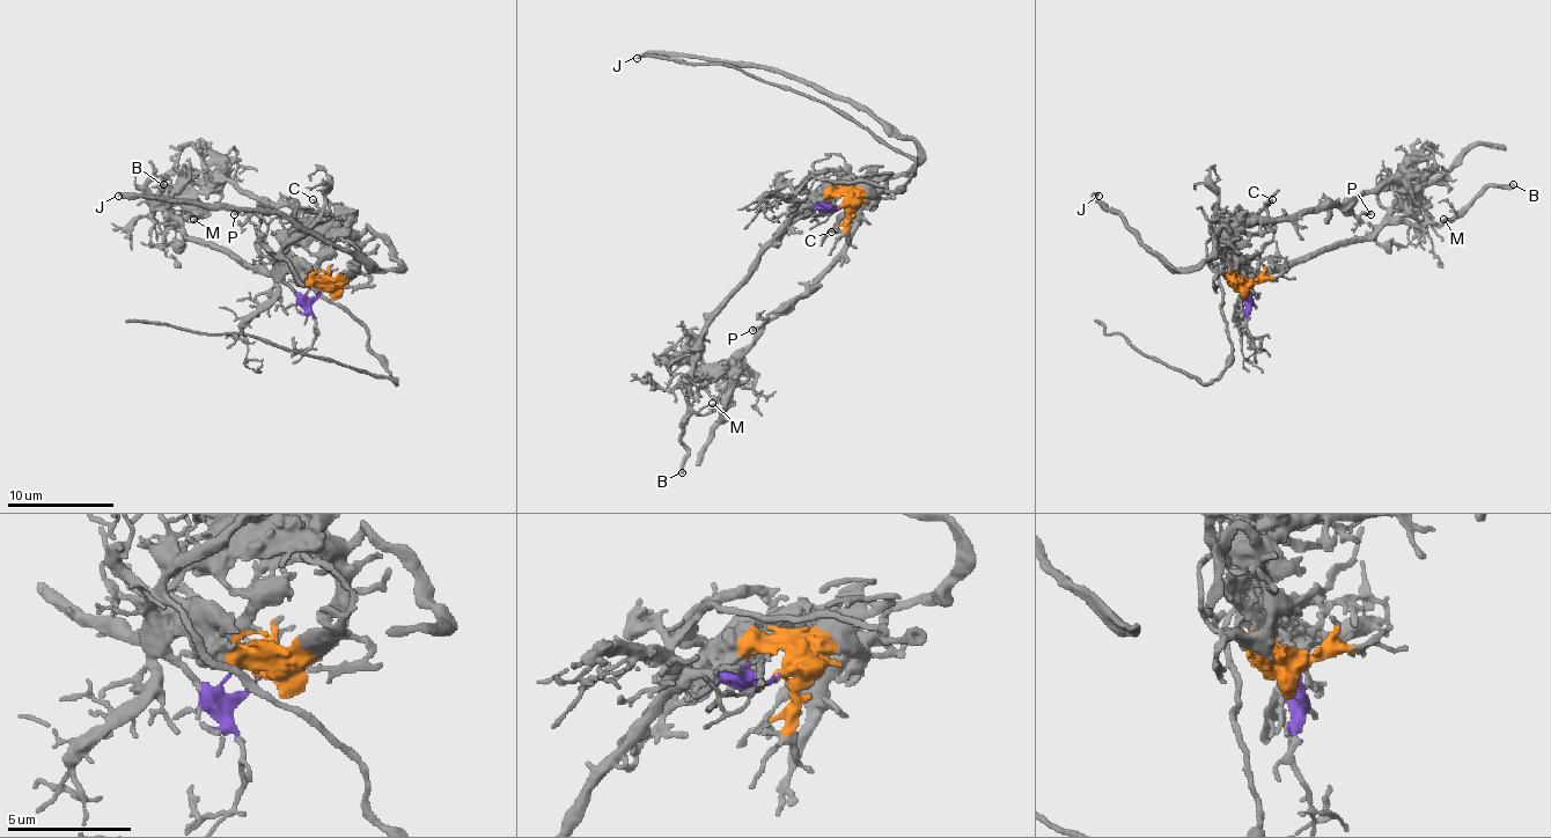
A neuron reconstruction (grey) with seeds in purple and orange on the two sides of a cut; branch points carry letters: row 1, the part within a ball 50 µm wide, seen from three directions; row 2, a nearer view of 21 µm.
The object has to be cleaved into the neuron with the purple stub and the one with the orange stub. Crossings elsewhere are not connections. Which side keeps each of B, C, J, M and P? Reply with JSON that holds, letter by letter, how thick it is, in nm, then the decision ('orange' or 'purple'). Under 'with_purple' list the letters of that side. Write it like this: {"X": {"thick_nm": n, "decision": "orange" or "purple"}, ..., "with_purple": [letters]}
{"B": {"thick_nm": 320, "decision": "purple"}, "C": {"thick_nm": 190, "decision": "orange"}, "J": {"thick_nm": 280, "decision": "orange"}, "M": {"thick_nm": 130, "decision": "purple"}, "P": {"thick_nm": 170, "decision": "orange"}, "with_purple": ["B", "M"]}

